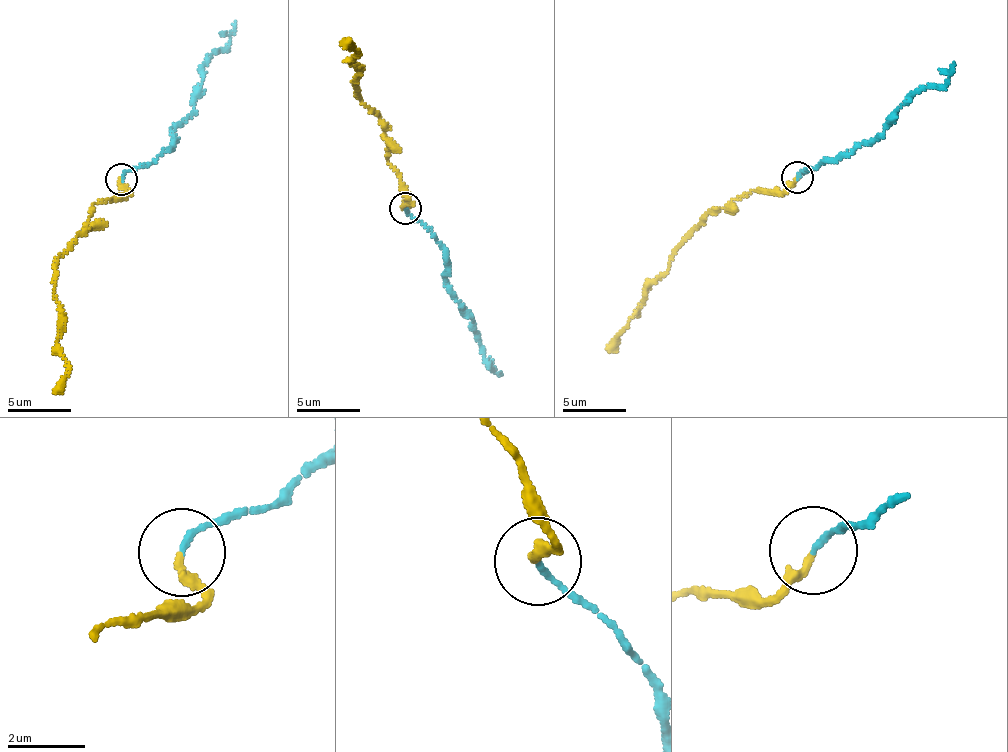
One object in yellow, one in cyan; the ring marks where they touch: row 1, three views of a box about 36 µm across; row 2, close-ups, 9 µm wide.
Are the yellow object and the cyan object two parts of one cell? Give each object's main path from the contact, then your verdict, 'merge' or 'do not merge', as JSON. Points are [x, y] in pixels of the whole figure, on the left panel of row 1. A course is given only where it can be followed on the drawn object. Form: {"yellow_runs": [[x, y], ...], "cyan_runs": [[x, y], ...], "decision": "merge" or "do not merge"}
{"yellow_runs": [[122, 178], [124, 196], [93, 204], [59, 257], [57, 344], [68, 369], [55, 394]], "cyan_runs": [[122, 178], [169, 150], [202, 83], [205, 61], [221, 51], [235, 21]], "decision": "merge"}

